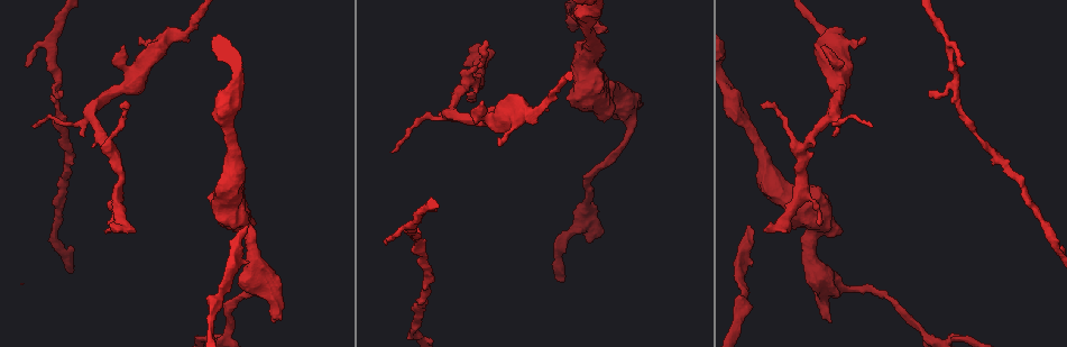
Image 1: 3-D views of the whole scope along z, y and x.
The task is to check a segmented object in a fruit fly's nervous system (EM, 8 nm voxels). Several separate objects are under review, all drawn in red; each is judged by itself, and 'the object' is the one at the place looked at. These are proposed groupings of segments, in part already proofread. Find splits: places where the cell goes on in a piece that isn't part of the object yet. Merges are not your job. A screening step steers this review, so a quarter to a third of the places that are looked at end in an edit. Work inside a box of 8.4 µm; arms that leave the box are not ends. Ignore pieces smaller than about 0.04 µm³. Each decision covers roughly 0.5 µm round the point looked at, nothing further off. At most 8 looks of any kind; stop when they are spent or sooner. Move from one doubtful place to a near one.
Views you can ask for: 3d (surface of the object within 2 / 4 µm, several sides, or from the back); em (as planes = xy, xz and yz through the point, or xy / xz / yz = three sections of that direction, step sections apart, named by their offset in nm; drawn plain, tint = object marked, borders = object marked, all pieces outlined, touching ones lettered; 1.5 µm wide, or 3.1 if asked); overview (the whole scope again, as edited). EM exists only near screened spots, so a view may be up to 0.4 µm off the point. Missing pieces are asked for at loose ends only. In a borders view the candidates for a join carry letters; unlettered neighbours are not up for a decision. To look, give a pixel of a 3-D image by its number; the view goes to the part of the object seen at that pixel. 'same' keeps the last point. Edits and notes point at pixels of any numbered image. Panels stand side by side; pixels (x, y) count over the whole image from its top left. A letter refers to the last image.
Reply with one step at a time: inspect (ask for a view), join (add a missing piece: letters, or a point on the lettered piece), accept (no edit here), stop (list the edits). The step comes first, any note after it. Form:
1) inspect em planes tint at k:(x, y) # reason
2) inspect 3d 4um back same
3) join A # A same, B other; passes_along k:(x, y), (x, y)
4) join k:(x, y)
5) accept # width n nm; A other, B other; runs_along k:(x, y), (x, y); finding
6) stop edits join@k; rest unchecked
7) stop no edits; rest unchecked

inspect em planes borders at 1:(26, 65) # free end

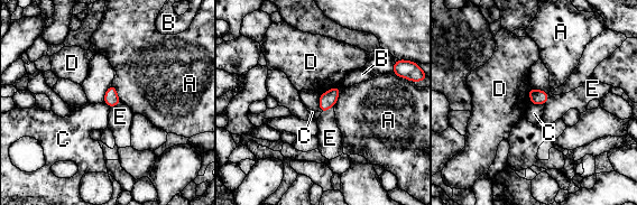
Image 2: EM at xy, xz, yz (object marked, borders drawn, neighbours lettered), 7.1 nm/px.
accept # longest_contact A 140 nm; A other, B other, C other, D other, E other; border 2:(531, 102), (544, 104); no lettered piece goes on from it

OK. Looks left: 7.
inspect em yz step 8 borders at 1:(771, 229) # free end

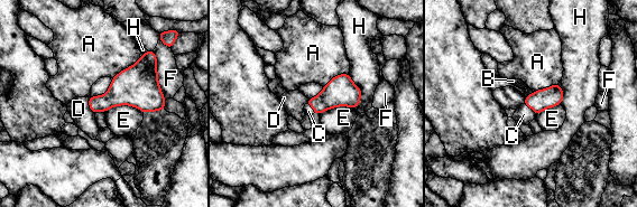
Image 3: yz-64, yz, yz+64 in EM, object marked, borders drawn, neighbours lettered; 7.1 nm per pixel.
inspect em planes borders same # cut it another way

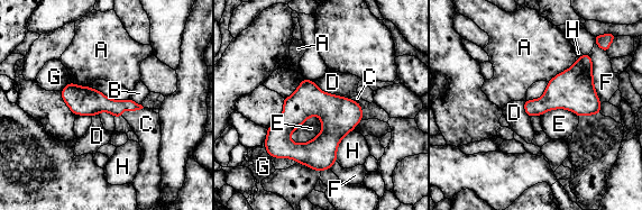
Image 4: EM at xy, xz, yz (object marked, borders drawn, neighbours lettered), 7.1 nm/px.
join C # A other, B other, C same, D other, E other, F other, G other, H other; passes_along 4:(98, 102), (131, 110), (146, 124); it goes on there

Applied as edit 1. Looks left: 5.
inspect 3d 4um at 1:(248, 226) # free end

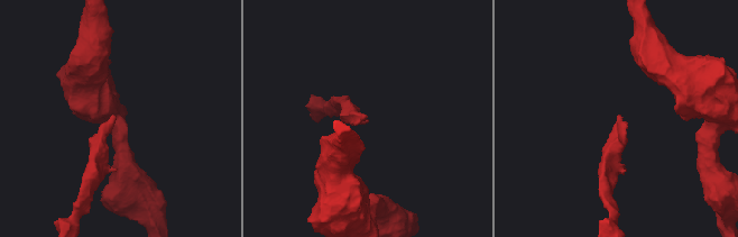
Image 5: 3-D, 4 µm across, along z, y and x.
inspect em yz step 4 borders at 5:(620, 115) # need the tissue

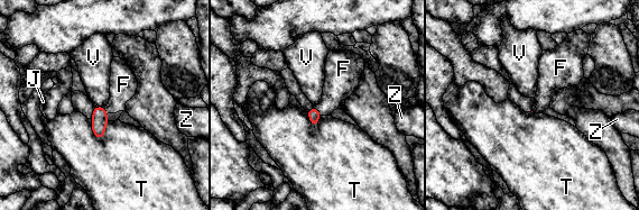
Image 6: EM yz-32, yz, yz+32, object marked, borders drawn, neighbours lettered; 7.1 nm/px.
inspect em planes borders same

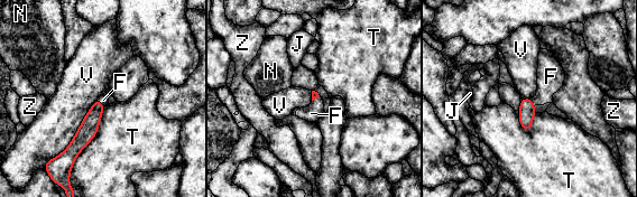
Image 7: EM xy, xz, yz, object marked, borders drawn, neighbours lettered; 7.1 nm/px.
join F # F same, J other, N other, T other, V other, Z other; passes_along 7:(88, 130), (100, 103), (103, 100); the cell continues

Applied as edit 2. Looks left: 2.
stop edits join@4, join@7; rest unchecked

